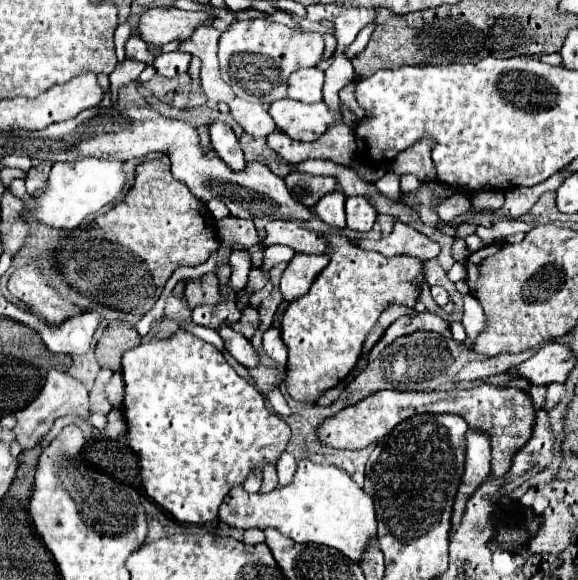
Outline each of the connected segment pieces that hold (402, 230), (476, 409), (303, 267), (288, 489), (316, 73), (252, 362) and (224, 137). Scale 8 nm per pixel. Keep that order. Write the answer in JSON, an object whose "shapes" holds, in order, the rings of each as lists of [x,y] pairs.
{"shapes":[[[[394,223],[394,231],[384,239],[378,239],[378,241],[356,239],[354,243],[366,251],[378,251],[386,257],[410,255],[422,261],[430,261],[440,253],[438,243],[430,241],[426,235],[418,233],[414,227],[404,225],[404,223]]],[[[482,383],[470,389],[454,391],[434,391],[434,393],[414,393],[414,391],[378,391],[358,401],[356,405],[344,407],[340,413],[324,419],[318,425],[318,441],[330,449],[364,449],[370,443],[380,441],[404,419],[418,413],[458,413],[466,419],[472,429],[482,429],[490,435],[492,447],[492,473],[500,477],[508,471],[512,455],[530,439],[534,409],[530,399],[510,387],[496,387],[492,383]]],[[[296,253],[280,279],[280,291],[282,291],[284,299],[294,301],[294,299],[302,297],[328,263],[330,263],[328,255]]],[[[308,459],[296,465],[296,473],[288,485],[276,487],[270,493],[246,493],[242,485],[234,485],[220,505],[218,519],[240,529],[274,527],[296,543],[328,545],[352,561],[360,561],[362,549],[376,537],[376,515],[370,495],[364,493],[344,469],[316,465]]],[[[316,67],[294,71],[288,79],[288,97],[302,103],[322,101],[322,83],[324,73]]],[[[226,325],[218,327],[218,335],[224,339],[226,351],[228,351],[240,365],[244,365],[244,367],[256,367],[256,365],[260,363],[258,353],[252,349],[250,341],[248,341],[244,335],[236,333],[232,327],[226,327]]],[[[210,121],[208,127],[210,127],[212,147],[218,151],[220,159],[234,171],[244,169],[246,159],[244,159],[244,153],[238,145],[238,139],[236,139],[232,127],[224,121]]]]}

